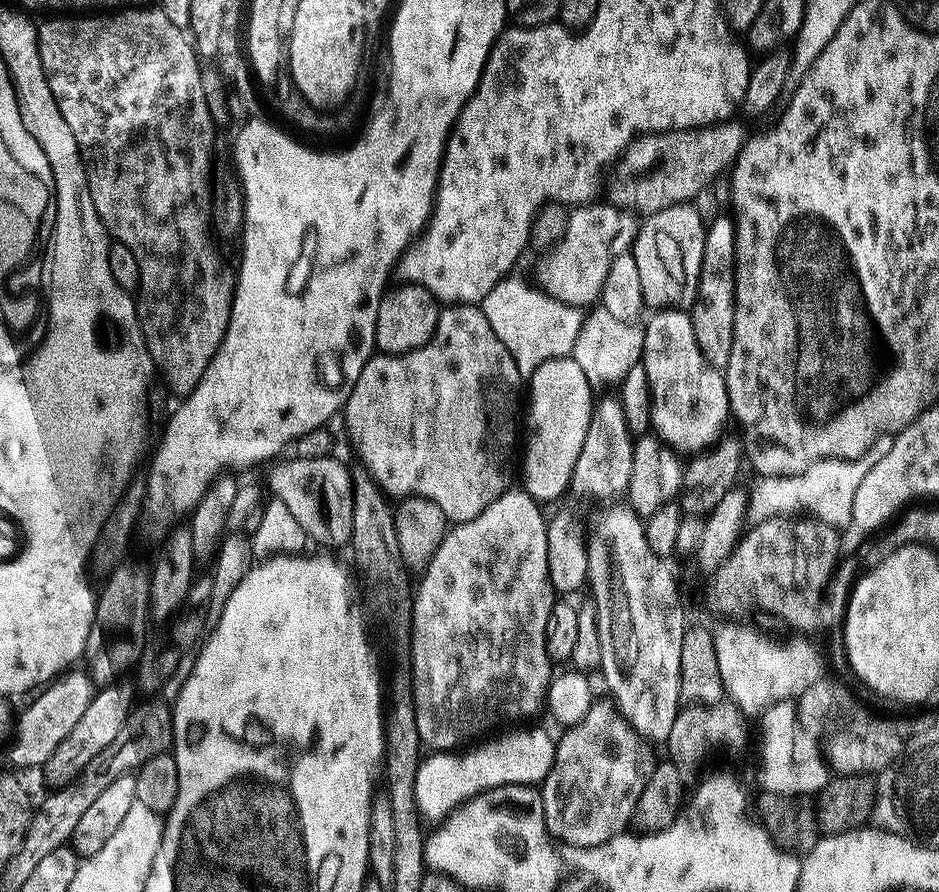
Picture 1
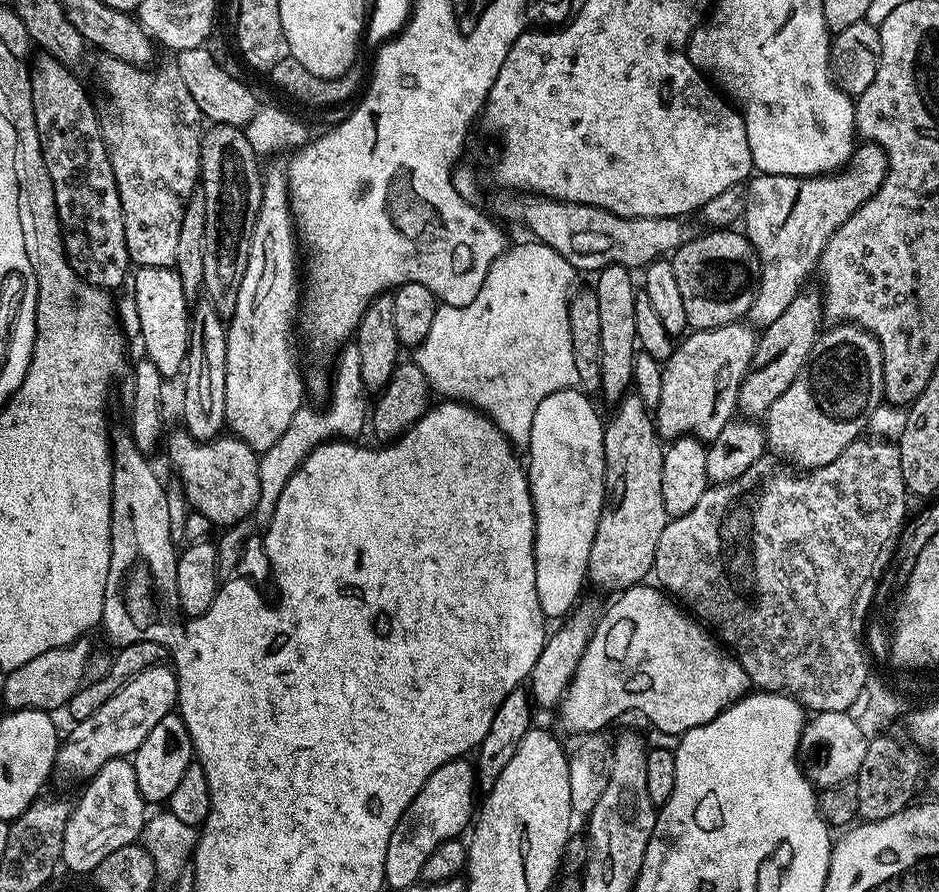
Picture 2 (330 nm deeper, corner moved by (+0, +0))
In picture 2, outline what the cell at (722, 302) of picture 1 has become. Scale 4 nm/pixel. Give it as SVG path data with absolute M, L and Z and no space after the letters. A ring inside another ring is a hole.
M864 142L853 151L846 167L835 174L801 177L756 174L747 181L744 192L742 231L748 237L748 241L752 243L758 257L758 283L755 285L752 304L749 305L746 315L753 325L763 326L774 322L774 318L778 318L778 314L782 314L782 310L786 310L786 306L790 306L792 299L802 291L803 284L800 283L803 282L811 268L813 271L814 265L820 259L821 252L828 244L828 239L832 237L842 222L846 222L846 218L850 218L850 214L857 212L865 201L880 188L887 173L888 159L882 146Z

